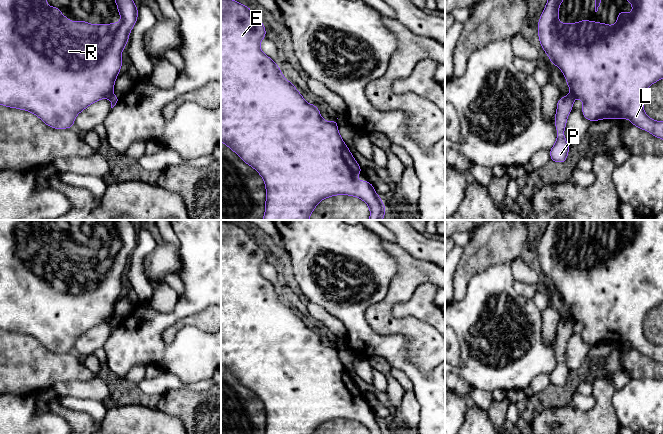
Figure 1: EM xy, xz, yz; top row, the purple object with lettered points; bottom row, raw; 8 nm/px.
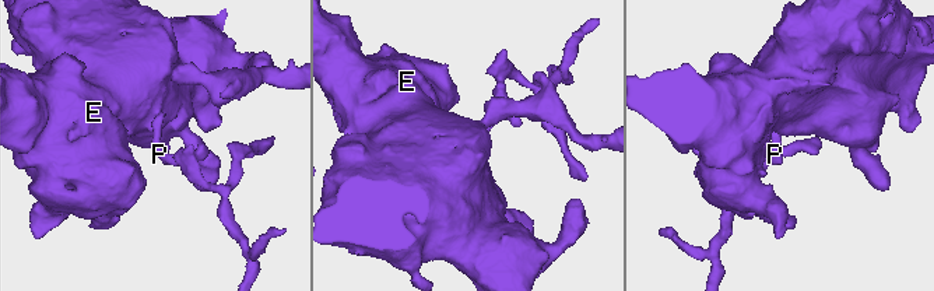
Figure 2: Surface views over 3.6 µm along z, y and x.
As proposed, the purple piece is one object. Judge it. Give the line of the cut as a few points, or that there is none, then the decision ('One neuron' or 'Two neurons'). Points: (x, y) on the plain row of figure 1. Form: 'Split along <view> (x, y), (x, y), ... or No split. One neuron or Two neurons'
Split along yz (570, 317), (575, 321). Two neurons

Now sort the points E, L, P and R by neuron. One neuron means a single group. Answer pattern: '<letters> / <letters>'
E L R / P

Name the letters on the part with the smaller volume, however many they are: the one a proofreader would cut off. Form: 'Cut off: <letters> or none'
Cut off: P

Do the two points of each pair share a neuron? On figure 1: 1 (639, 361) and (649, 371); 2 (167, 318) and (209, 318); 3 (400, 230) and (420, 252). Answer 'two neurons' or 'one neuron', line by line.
1: one neuron
2: two neurons
3: one neuron

